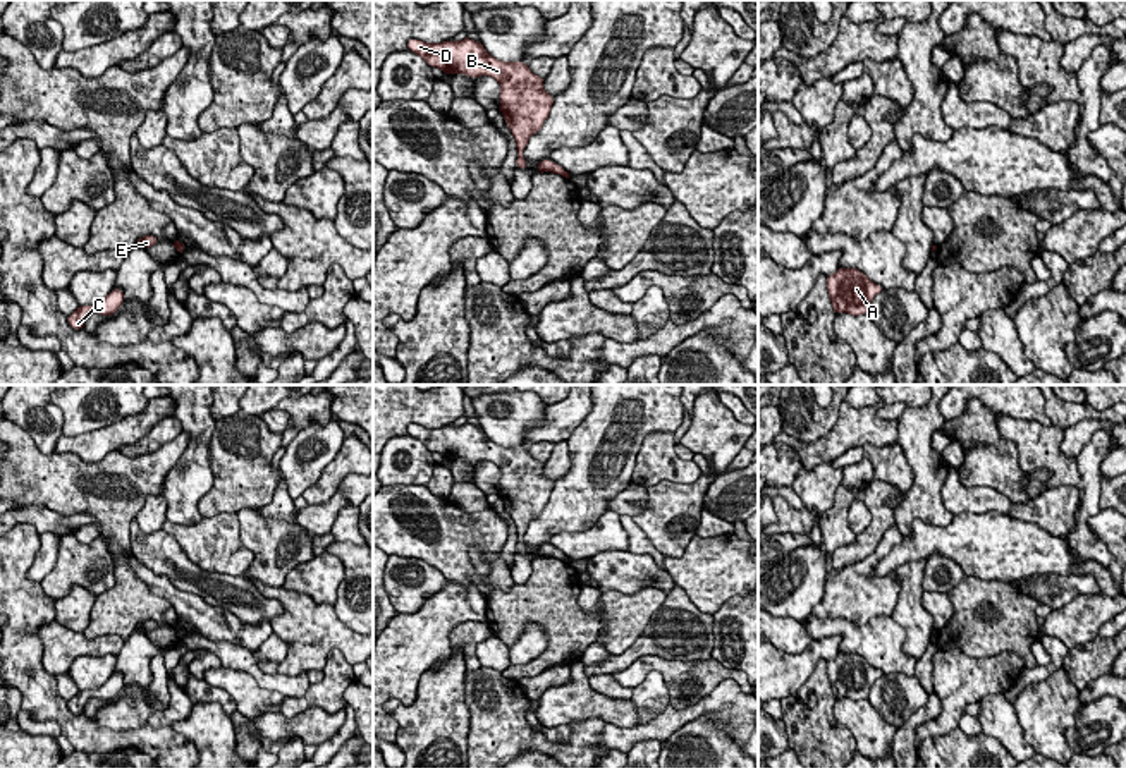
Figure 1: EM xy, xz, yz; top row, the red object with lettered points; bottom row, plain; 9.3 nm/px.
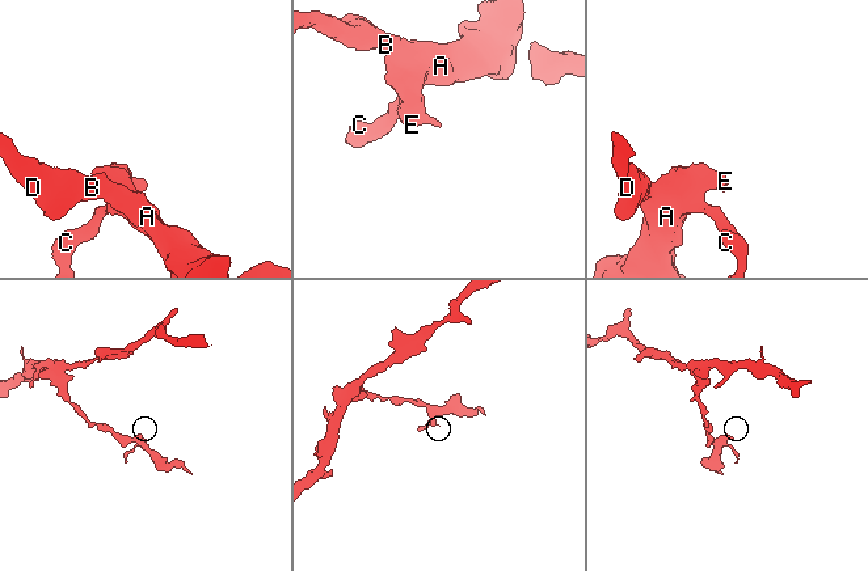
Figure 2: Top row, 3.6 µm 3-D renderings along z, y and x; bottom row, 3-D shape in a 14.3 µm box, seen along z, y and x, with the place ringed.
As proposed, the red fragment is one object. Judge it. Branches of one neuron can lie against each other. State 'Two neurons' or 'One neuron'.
One neuron

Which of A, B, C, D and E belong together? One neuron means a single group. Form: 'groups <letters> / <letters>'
groups A B C D E

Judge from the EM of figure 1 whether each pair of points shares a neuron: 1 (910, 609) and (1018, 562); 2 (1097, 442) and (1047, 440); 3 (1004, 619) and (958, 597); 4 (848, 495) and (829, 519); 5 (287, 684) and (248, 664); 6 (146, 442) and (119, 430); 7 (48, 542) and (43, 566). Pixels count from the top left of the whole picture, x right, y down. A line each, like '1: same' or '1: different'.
1: different
2: different
3: same
4: same
5: same
6: different
7: same

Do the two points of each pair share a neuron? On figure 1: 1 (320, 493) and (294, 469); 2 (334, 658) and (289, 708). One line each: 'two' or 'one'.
1: two
2: one

